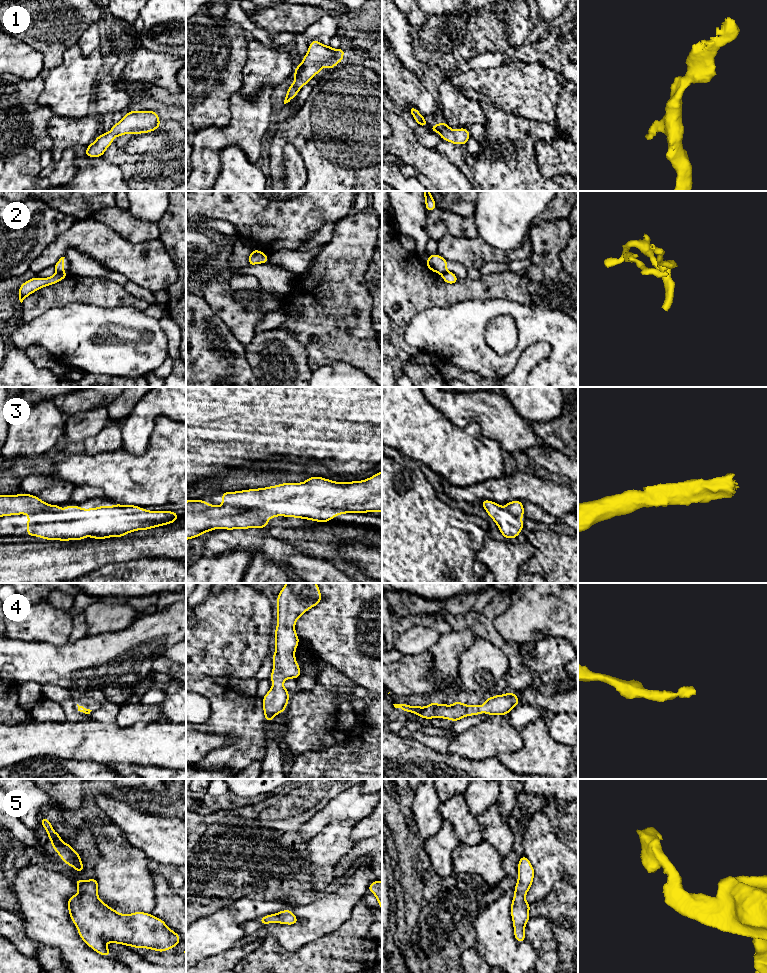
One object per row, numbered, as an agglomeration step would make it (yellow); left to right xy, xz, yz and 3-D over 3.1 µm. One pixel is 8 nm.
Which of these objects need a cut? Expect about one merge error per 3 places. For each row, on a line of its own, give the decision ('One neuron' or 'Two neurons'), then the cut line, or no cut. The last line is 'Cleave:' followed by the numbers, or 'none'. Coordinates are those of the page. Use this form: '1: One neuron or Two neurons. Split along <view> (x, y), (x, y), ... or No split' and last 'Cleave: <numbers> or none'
1: One neuron. No split
2: Two neurons. Split along xy (57, 272), (63, 273)
3: One neuron. No split
4: One neuron. No split
5: One neuron. No split
Cleave: 2

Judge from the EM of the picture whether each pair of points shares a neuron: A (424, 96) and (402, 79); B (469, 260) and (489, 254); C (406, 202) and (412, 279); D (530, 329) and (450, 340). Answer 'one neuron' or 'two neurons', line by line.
A: one neuron
B: one neuron
C: two neurons
D: one neuron

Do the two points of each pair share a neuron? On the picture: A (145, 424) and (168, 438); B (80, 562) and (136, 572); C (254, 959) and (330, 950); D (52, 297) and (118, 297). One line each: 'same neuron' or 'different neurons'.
A: different neurons
B: different neurons
C: same neuron
D: same neuron

